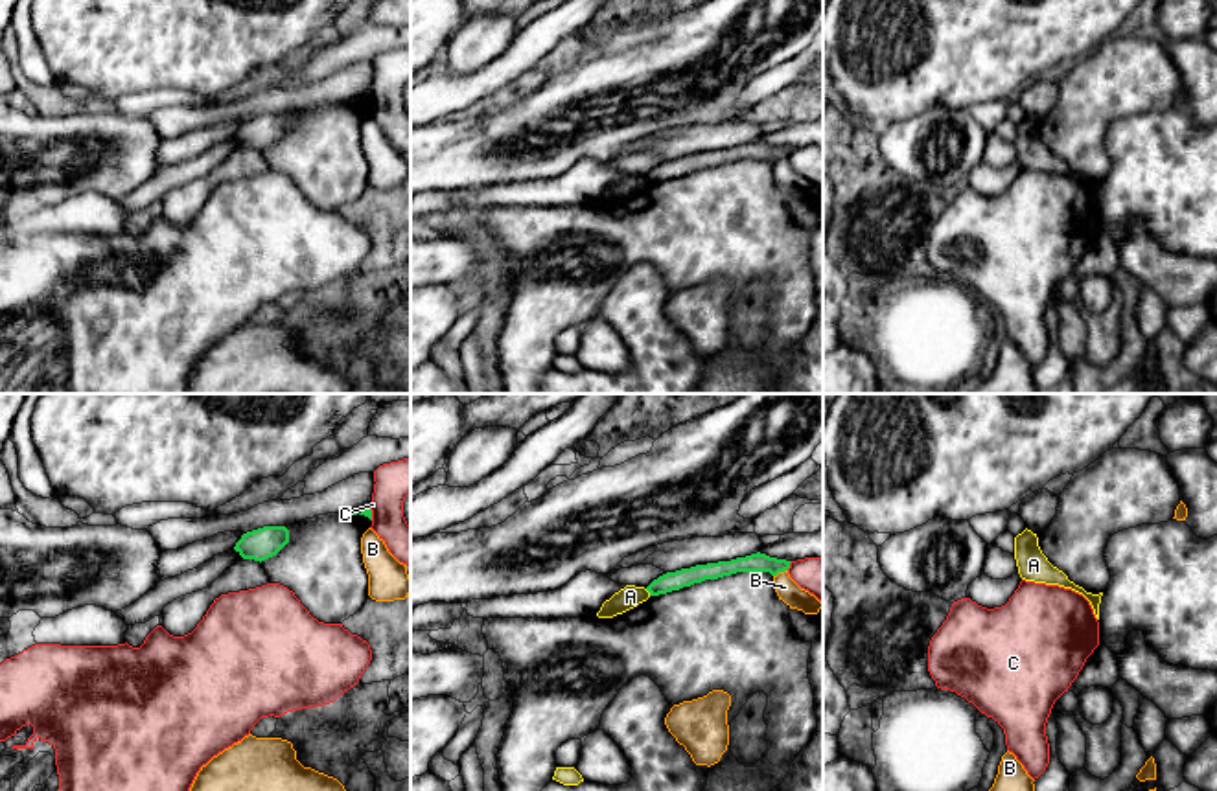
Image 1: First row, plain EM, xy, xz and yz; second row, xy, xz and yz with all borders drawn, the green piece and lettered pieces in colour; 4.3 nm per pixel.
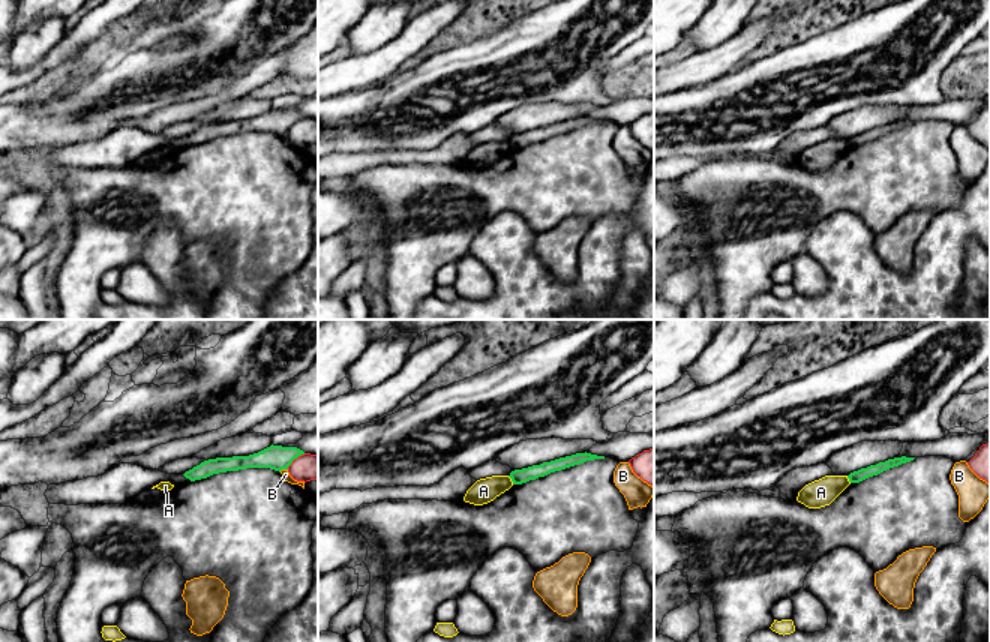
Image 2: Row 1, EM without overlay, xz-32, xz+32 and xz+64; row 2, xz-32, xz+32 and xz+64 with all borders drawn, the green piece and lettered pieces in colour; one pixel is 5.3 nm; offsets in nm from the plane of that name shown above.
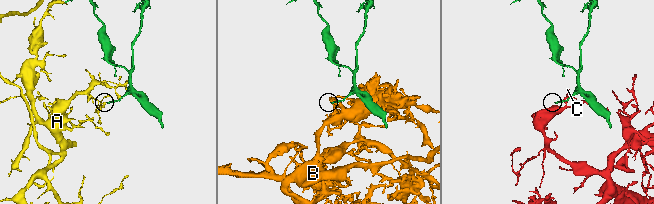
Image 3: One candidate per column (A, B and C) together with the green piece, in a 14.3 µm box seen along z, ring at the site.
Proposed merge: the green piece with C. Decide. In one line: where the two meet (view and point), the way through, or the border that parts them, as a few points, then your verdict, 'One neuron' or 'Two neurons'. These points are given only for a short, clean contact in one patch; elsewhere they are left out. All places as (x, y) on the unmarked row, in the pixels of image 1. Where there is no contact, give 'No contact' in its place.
Touches green at xz (788, 153). Boundary: xz (792, 149), (787, 157). Two neurons

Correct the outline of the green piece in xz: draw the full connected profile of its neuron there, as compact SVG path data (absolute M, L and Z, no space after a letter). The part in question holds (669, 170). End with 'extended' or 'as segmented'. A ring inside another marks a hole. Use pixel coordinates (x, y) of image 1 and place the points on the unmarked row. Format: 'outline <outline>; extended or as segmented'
outline M757 140L731 149L696 153L676 160L666 160L654 167L646 175L646 178L650 180L650 184L659 184L672 178L679 178L683 175L690 175L694 171L701 171L705 167L718 167L736 160L770 160L771 164L777 164L779 160L788 158L790 151L792 149L770 145L766 142Z; as segmented

